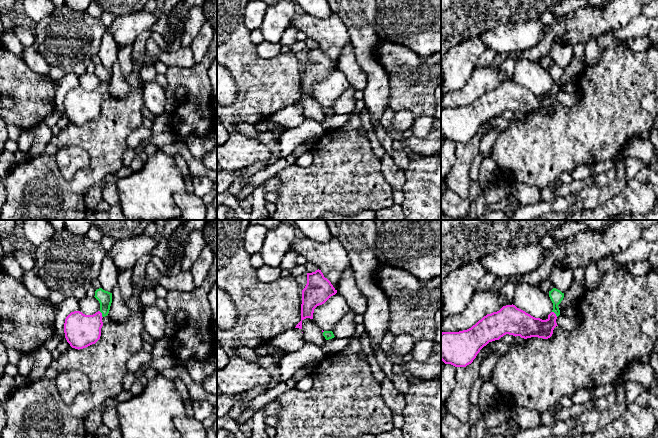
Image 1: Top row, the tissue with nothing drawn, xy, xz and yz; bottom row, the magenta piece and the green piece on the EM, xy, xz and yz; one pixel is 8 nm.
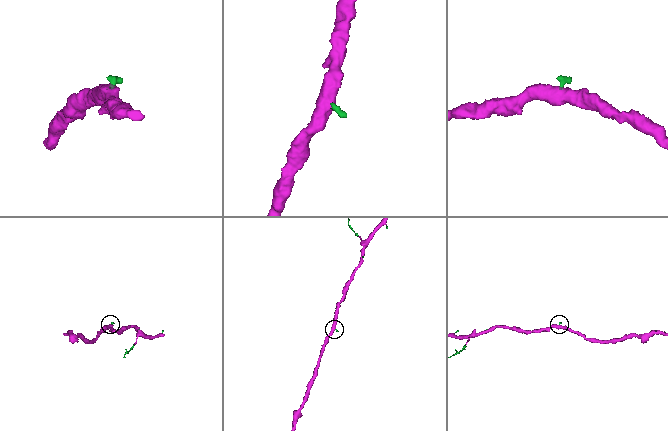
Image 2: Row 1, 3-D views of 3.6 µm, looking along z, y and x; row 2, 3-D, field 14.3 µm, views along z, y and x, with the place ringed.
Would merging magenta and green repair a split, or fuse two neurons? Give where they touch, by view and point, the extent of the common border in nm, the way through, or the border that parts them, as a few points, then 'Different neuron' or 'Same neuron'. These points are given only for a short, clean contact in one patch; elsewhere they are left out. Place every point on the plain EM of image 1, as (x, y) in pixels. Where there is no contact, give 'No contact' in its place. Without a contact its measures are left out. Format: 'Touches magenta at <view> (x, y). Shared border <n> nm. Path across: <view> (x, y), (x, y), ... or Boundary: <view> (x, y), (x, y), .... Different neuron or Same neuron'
Touches magenta at xy (101, 90). Shared border 70 nm. Same neuron

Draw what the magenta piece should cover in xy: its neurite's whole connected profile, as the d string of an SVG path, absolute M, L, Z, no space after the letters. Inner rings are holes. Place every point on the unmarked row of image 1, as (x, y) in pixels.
M99 64L94 72L100 79L100 86L93 91L80 87L71 88L65 95L64 109L72 124L83 125L95 120L101 112L102 94L107 92L112 79L112 69Z

